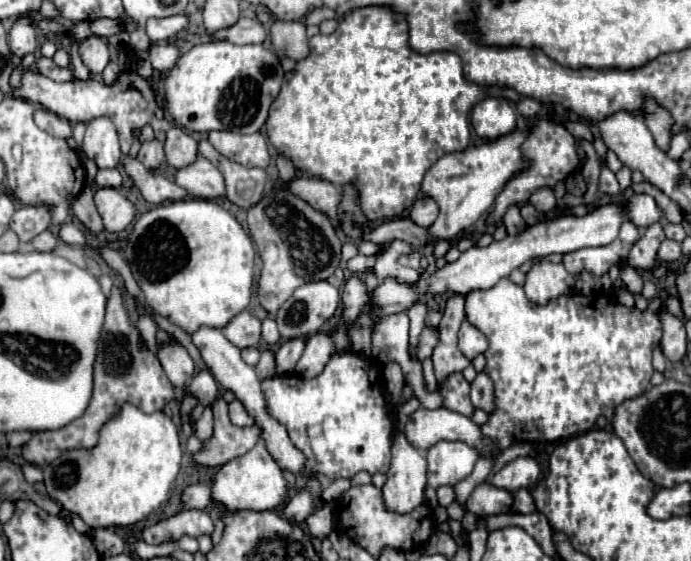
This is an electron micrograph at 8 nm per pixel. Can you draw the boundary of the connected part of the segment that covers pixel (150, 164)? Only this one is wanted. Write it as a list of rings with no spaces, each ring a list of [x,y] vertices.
[[[147,141],[141,145],[137,159],[147,167],[147,169],[157,169],[161,163],[165,163],[165,149],[163,143],[155,141]]]

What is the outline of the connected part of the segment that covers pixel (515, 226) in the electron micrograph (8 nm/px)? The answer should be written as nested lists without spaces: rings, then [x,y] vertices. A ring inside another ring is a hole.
[[[511,205],[511,207],[507,209],[507,213],[505,213],[505,217],[503,217],[503,225],[507,227],[507,233],[509,233],[509,235],[517,235],[519,231],[523,231],[523,229],[527,227],[525,221],[523,221],[523,217],[519,215],[517,205]]]

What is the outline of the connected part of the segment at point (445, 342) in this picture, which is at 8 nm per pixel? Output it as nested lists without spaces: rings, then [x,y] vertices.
[[[461,293],[451,295],[447,299],[445,313],[443,313],[443,319],[439,325],[439,343],[431,355],[433,367],[435,367],[435,377],[437,377],[439,385],[449,375],[463,371],[469,365],[469,359],[457,347],[457,333],[465,319],[463,303],[465,303],[465,297]]]

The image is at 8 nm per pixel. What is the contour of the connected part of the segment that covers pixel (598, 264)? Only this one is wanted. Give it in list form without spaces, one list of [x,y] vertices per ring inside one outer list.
[[[625,223],[619,231],[619,237],[605,247],[599,249],[579,249],[573,253],[567,253],[565,267],[571,275],[581,275],[583,271],[589,271],[595,277],[605,275],[613,265],[621,267],[629,255],[629,249],[639,239],[637,227],[631,223]]]

